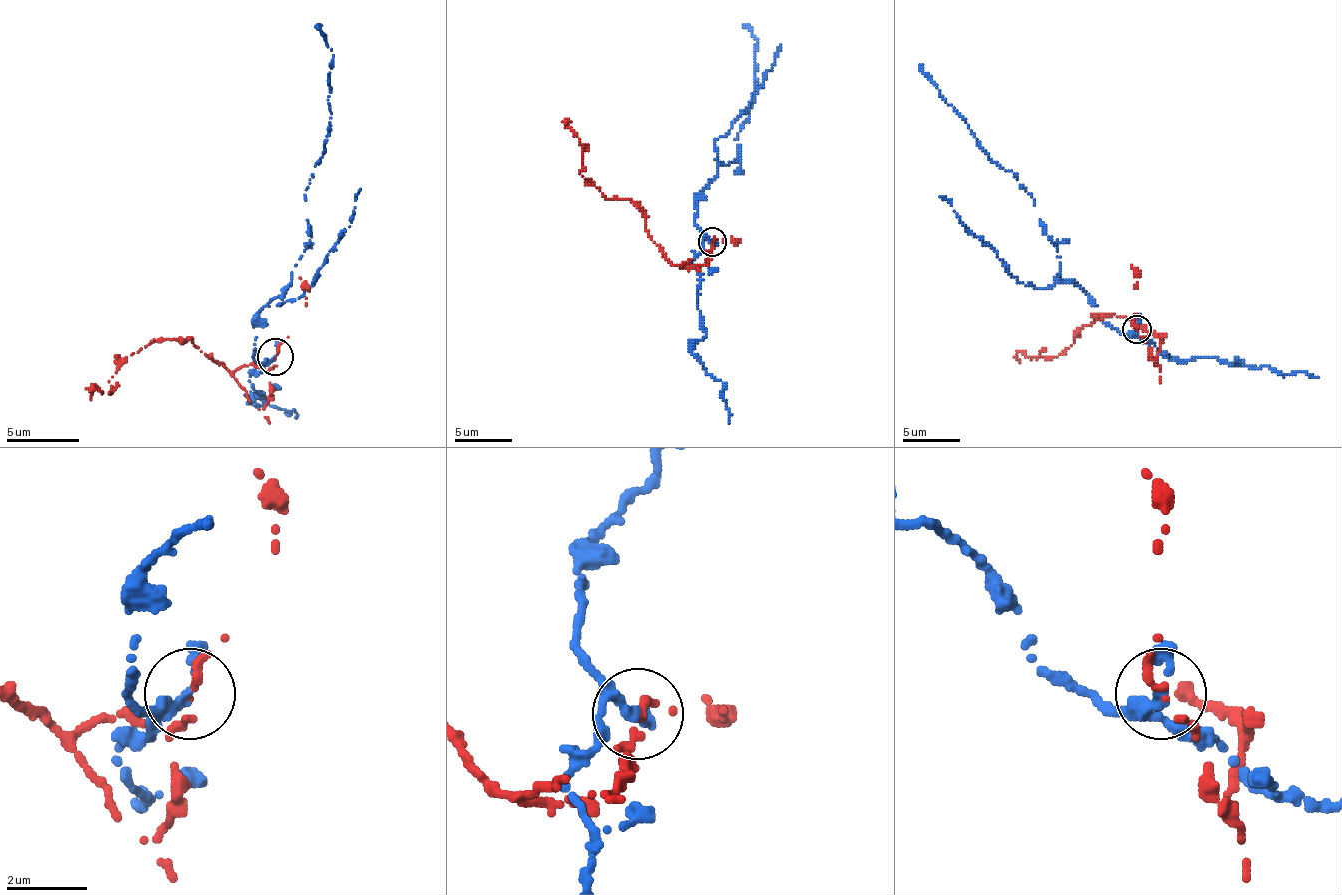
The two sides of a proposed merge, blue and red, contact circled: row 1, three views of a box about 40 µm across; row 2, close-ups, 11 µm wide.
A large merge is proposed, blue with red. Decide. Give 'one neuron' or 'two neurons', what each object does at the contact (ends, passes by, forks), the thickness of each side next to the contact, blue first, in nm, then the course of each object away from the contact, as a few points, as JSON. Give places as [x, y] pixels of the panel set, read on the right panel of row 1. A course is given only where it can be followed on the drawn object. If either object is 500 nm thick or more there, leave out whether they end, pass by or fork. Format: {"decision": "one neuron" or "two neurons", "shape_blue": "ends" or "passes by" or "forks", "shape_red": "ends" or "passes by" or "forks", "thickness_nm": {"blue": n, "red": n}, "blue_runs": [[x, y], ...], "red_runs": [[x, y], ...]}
{"decision": "two neurons", "shape_blue": "forks", "shape_red": "ends", "thickness_nm": {"blue": 200, "red": 240}, "blue_runs": [[1137, 328], [1123, 334], [1060, 277], [1060, 256], [1034, 199], [1011, 170], [1000, 168], [919, 64]], "red_runs": [[1137, 331], [1160, 371], [1154, 365], [1160, 340], [1114, 314], [1094, 317], [1057, 357], [1020, 351], [1020, 363]]}

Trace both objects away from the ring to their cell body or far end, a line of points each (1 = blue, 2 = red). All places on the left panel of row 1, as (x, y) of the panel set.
1: (274, 356), (252, 356), (256, 316), (310, 240), (303, 193), (332, 113), (332, 48), (318, 23)
2: (274, 359), (270, 399), (260, 410), (191, 338), (144, 345), (108, 381), (111, 392), (93, 385), (89, 399)

